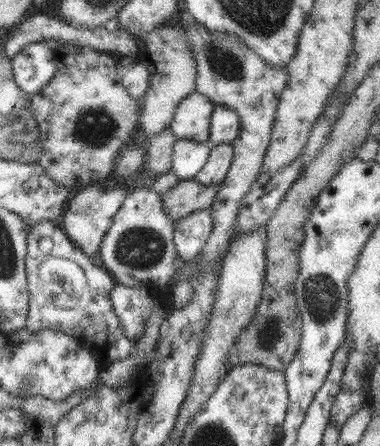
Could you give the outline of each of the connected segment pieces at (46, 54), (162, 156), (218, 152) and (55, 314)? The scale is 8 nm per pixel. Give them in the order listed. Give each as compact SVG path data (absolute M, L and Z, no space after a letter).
M43 42L27 44L11 62L17 87L36 94L56 74L56 51Z
M164 130L145 142L147 155L145 156L145 170L152 175L161 175L172 168L173 146L176 142L171 130Z
M222 143L210 146L209 157L206 164L194 175L193 180L210 186L211 184L220 185L224 180L233 159L232 145Z
M41 220L31 225L25 272L30 295L26 329L50 329L69 334L87 345L92 356L104 366L126 358L135 349L136 341L125 335L113 307L111 290L116 285L115 279L96 260L82 252L59 223Z

